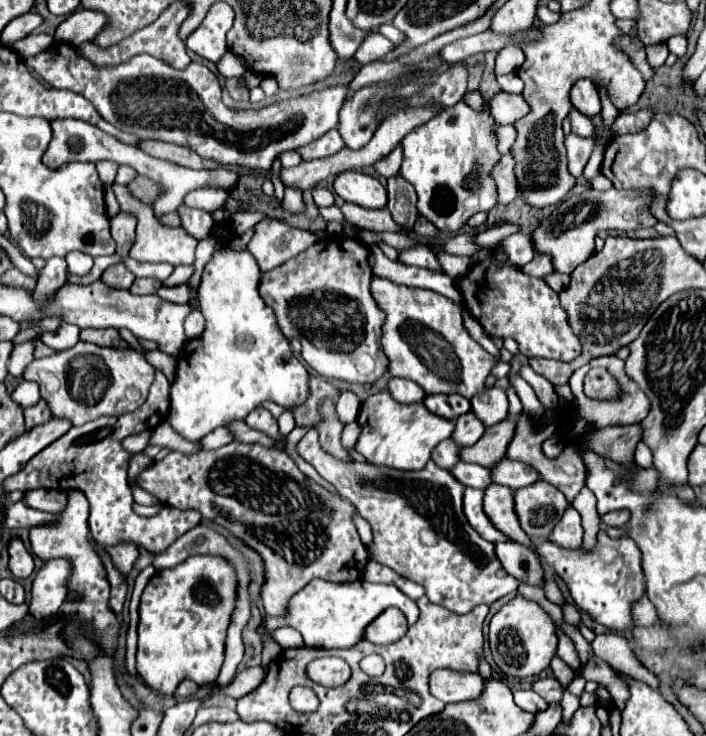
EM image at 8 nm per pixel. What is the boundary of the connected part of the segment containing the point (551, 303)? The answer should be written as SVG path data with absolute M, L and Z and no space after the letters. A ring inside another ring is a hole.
M491 249L491 255L487 259L473 263L471 269L467 271L467 275L455 281L455 287L459 289L459 293L463 297L463 307L479 321L479 325L485 329L485 333L489 337L515 339L519 345L519 351L529 359L543 357L543 359L555 359L555 361L573 361L575 357L579 357L581 341L573 333L573 329L567 321L567 311L561 307L559 295L543 279L529 277L519 267L511 265L503 251Z

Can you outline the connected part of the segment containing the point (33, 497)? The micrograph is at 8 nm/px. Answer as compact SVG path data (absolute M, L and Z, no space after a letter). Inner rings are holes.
M35 489L35 491L27 491L27 505L33 509L41 509L41 511L49 511L59 515L65 507L67 507L67 495L65 491L45 491L45 489Z

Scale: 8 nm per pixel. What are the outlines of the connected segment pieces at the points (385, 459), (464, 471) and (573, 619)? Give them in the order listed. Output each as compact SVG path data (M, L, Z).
M387 391L371 395L361 403L357 423L361 427L361 435L355 445L357 453L375 465L385 465L401 471L423 469L423 465L431 459L431 451L441 441L449 439L455 429L453 421L427 413L423 403L401 405Z
M459 461L451 473L455 477L459 477L459 481L467 487L475 487L475 489L487 489L493 479L491 479L491 473L487 467L481 467L481 465L475 465L475 463L465 463L465 461Z
M565 603L565 605L562 606L562 611L564 619L567 623L575 625L580 622L581 620L580 611L575 605Z

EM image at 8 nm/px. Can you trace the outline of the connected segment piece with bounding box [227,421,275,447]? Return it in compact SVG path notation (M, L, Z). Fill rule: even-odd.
M233 421L233 423L229 423L227 427L229 427L229 431L235 435L237 441L243 441L243 443L259 443L259 445L263 445L263 447L275 447L275 441L273 441L269 435L247 427L243 421Z

